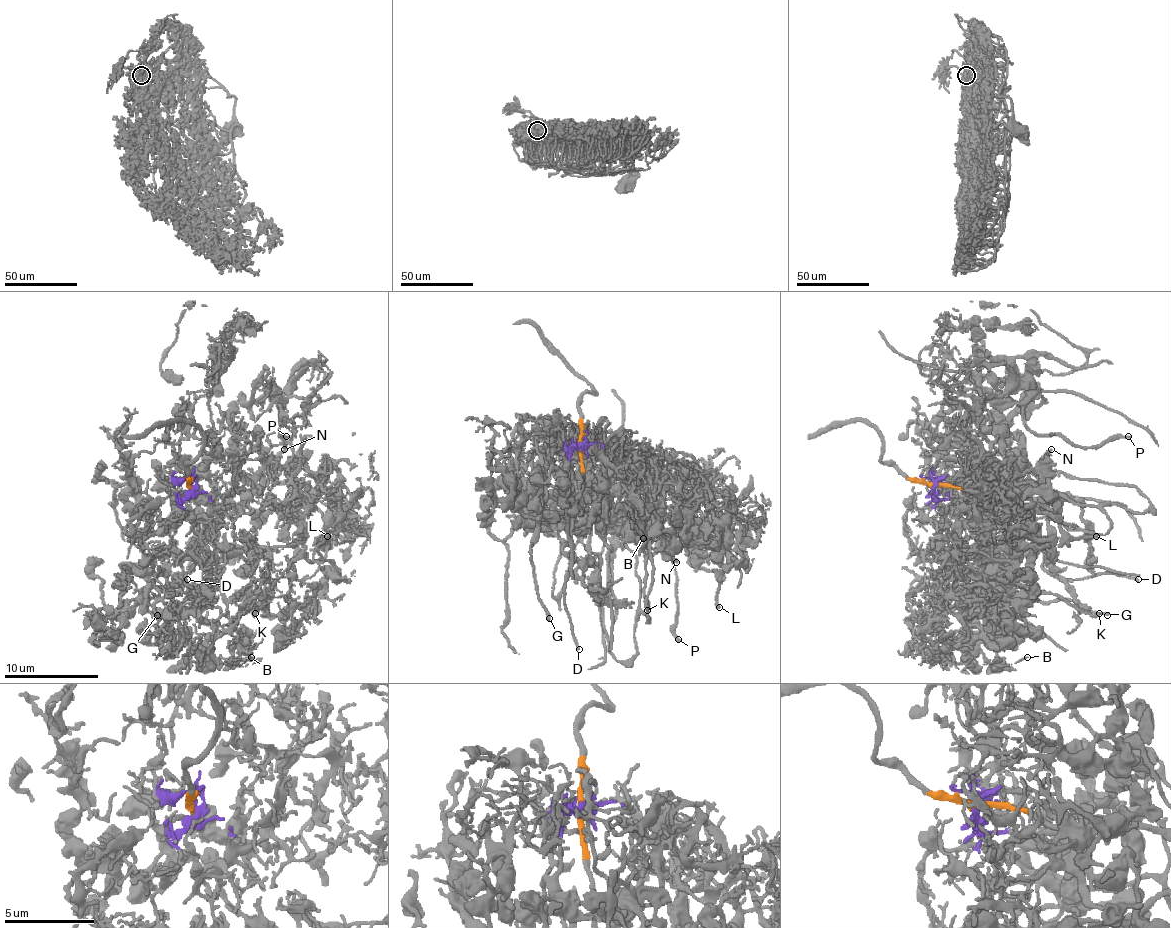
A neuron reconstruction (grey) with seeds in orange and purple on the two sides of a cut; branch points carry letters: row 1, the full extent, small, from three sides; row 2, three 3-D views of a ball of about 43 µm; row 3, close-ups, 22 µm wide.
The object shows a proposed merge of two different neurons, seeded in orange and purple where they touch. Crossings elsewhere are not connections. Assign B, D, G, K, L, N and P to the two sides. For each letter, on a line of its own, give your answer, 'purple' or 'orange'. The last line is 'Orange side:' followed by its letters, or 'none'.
B: purple
D: purple
G: purple
K: purple
L: purple
N: purple
P: purple
Orange side: none

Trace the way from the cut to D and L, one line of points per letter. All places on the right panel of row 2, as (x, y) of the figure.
D: (934, 486), (939, 498), (953, 500), (1000, 491), (1030, 528), (1045, 568), (1059, 578), (1110, 573), (1138, 580)
L: (934, 486), (948, 507), (960, 495), (955, 460), (972, 441), (986, 470), (1042, 488), (1061, 528), (1096, 535)

